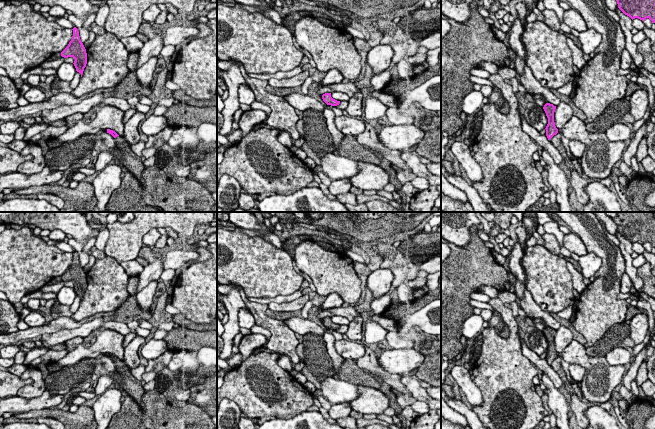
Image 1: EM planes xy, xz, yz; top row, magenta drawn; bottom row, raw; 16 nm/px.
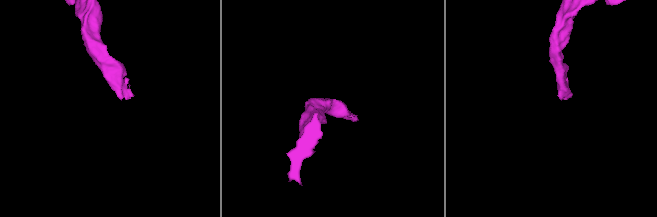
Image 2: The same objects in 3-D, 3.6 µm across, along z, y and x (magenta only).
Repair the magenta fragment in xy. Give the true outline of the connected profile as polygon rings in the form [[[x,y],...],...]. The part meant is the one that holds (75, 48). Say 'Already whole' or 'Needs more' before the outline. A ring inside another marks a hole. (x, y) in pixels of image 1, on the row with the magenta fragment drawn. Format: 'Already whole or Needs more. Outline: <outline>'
Already whole. Outline: [[[76,27],[73,29],[72,40],[68,46],[61,52],[61,56],[64,58],[73,57],[75,59],[74,66],[76,71],[83,74],[84,68],[87,64],[87,53],[83,43],[80,40],[79,31]]]

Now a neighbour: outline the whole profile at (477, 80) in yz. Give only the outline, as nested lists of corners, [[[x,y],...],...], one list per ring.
[[[471,75],[469,80],[470,80],[470,82],[473,82],[475,84],[488,85],[491,87],[495,87],[488,79],[477,77],[474,75]]]

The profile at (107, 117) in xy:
[[[104,103],[92,107],[83,118],[74,126],[68,127],[67,131],[56,140],[59,143],[77,140],[85,134],[96,134],[100,130],[107,129],[115,131],[119,136],[124,136],[124,124],[122,118],[124,112],[120,109]]]

